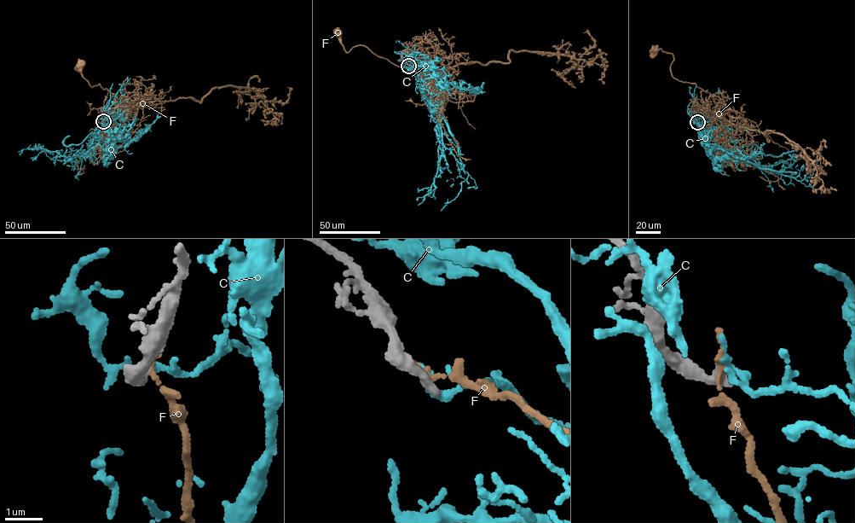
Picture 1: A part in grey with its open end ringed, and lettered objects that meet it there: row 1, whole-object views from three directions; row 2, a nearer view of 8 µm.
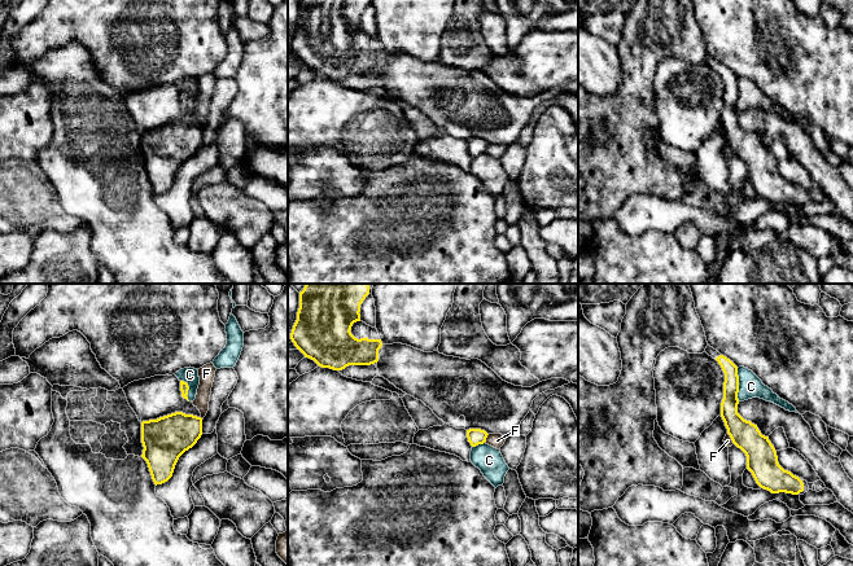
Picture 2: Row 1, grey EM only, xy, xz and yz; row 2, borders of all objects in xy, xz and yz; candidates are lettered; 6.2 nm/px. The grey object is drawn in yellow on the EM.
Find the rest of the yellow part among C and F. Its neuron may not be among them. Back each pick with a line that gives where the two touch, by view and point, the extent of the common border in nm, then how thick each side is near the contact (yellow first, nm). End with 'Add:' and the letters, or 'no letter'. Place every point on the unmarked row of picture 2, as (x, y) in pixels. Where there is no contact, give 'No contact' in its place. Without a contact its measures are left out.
Add: no letter

